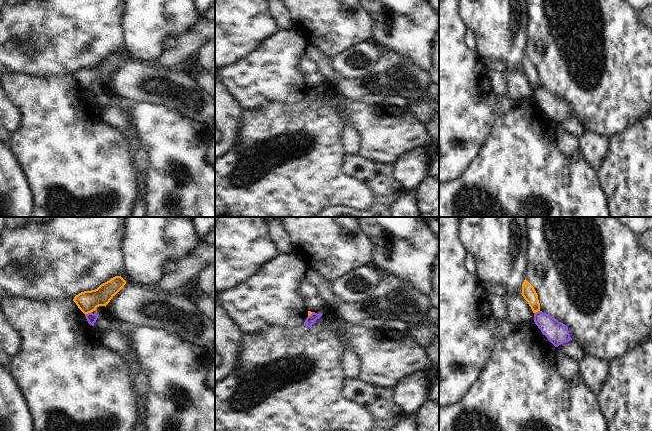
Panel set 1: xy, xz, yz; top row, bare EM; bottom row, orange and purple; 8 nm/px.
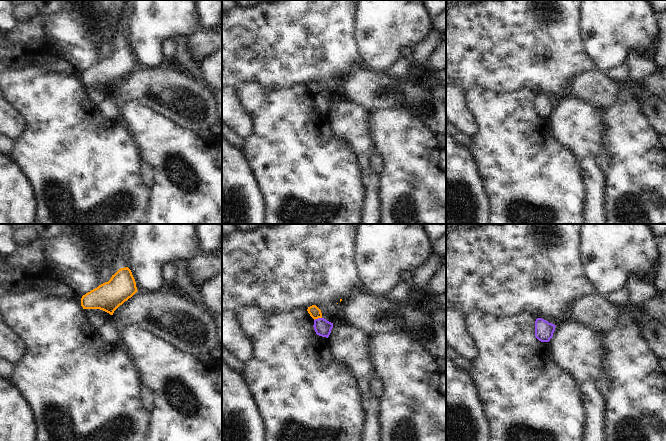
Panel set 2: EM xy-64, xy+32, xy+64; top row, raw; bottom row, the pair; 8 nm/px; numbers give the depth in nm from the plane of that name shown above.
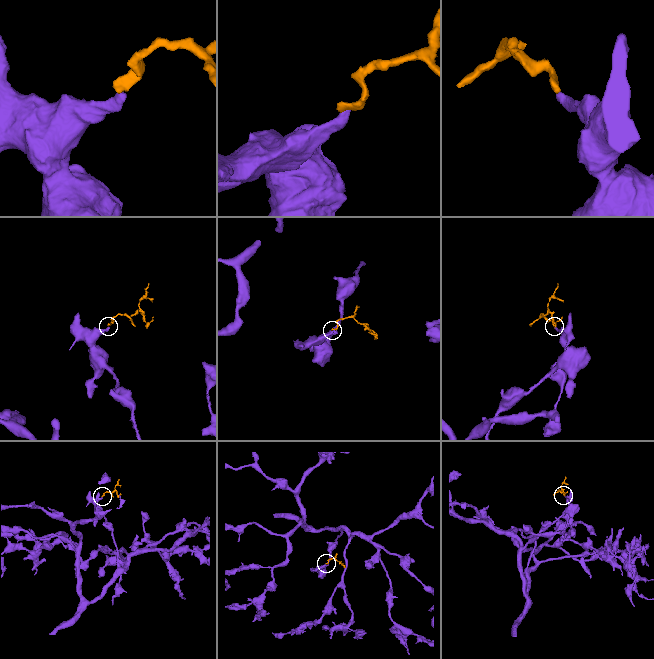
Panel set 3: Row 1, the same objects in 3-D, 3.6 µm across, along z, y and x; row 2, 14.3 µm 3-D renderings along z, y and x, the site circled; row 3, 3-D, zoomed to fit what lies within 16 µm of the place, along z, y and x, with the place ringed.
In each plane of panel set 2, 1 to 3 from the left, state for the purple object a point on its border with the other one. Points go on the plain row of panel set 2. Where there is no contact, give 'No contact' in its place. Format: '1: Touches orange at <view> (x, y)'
1: No contact
2: Touches orange at xy+32 (317, 94)
3: No contact.

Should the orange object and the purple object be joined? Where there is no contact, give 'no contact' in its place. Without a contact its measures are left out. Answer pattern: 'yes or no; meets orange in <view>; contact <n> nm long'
no; meets orange in xy; contact 70 nm long

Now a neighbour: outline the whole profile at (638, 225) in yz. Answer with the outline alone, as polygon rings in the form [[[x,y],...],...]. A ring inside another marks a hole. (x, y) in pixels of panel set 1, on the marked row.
[[[613,217],[640,236],[652,230],[652,217]]]

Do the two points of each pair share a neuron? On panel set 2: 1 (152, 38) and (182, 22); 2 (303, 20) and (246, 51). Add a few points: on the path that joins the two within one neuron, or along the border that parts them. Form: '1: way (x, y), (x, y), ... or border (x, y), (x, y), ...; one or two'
1: way (159, 31), (168, 22), (175, 22); one
2: way (289, 34), (279, 44), (260, 44); one

